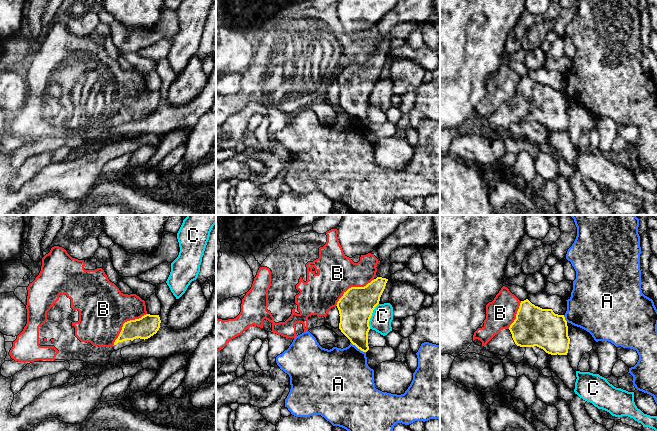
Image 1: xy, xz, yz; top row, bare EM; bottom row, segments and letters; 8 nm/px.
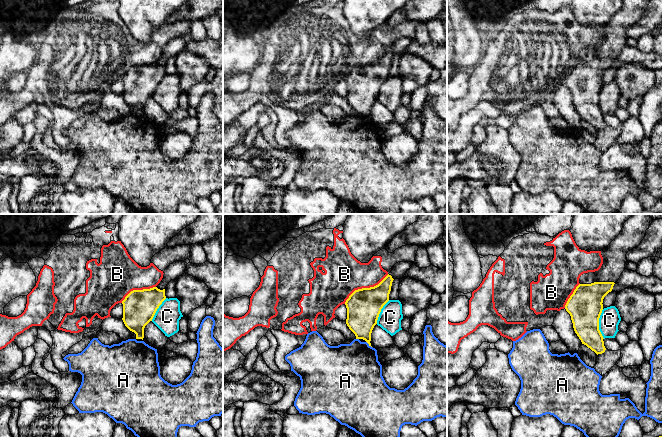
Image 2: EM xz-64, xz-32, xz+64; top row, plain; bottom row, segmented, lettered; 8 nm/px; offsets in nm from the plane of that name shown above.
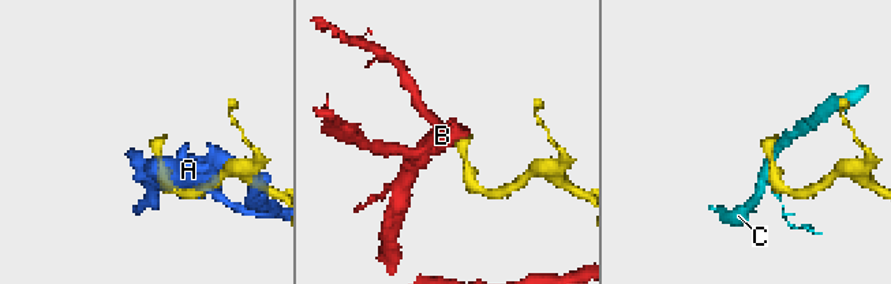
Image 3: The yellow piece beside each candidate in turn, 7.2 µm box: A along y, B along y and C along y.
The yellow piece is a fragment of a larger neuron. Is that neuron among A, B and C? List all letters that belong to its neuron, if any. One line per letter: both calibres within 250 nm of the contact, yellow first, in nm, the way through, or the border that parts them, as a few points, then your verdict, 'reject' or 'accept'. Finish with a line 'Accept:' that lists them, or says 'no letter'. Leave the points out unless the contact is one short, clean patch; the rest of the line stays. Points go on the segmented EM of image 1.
A: calibres 240 and 420 nm; reject
B: calibres 170 and 400 nm; reject
C: calibres 280 and 170 nm; reject
Accept: no letter

